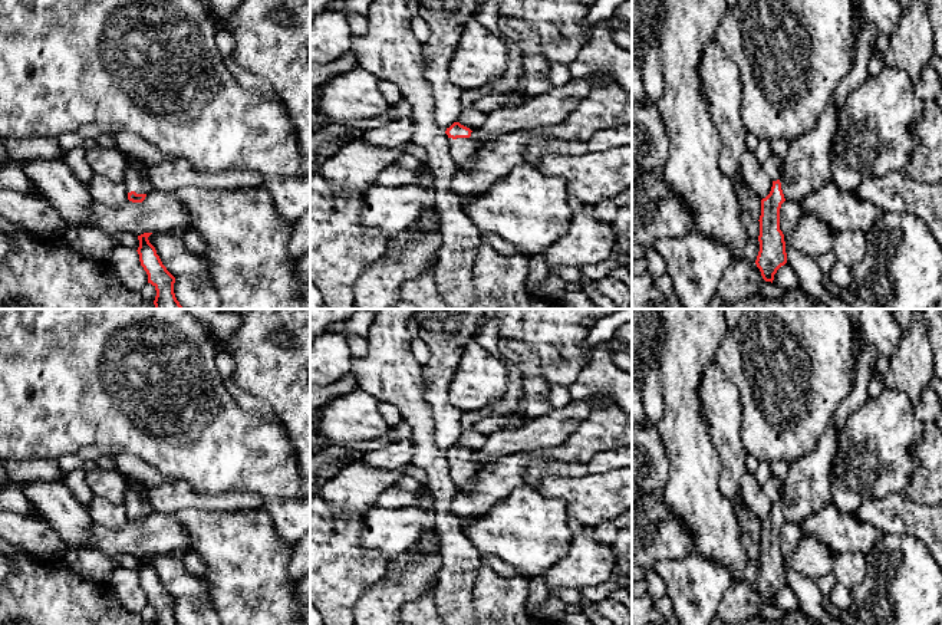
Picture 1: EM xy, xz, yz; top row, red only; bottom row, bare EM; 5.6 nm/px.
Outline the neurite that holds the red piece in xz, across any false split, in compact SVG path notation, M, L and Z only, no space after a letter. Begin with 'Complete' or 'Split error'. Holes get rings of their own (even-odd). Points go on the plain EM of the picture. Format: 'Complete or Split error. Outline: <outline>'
Split error. Outline: M454 444L445 453L449 460L449 476L457 491L470 490L475 484L480 466L471 460L471 454L472 453L470 450L460 444Z

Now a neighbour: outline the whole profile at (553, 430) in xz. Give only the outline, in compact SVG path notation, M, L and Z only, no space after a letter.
M572 401L563 408L551 408L544 417L527 420L514 430L498 430L487 437L485 445L471 454L478 466L495 463L510 454L527 454L538 448L563 445L584 422L594 401Z

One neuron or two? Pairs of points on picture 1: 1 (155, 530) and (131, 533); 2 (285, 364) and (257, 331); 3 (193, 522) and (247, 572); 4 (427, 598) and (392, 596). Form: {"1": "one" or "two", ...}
{"1": "one", "2": "one", "3": "one", "4": "two"}

